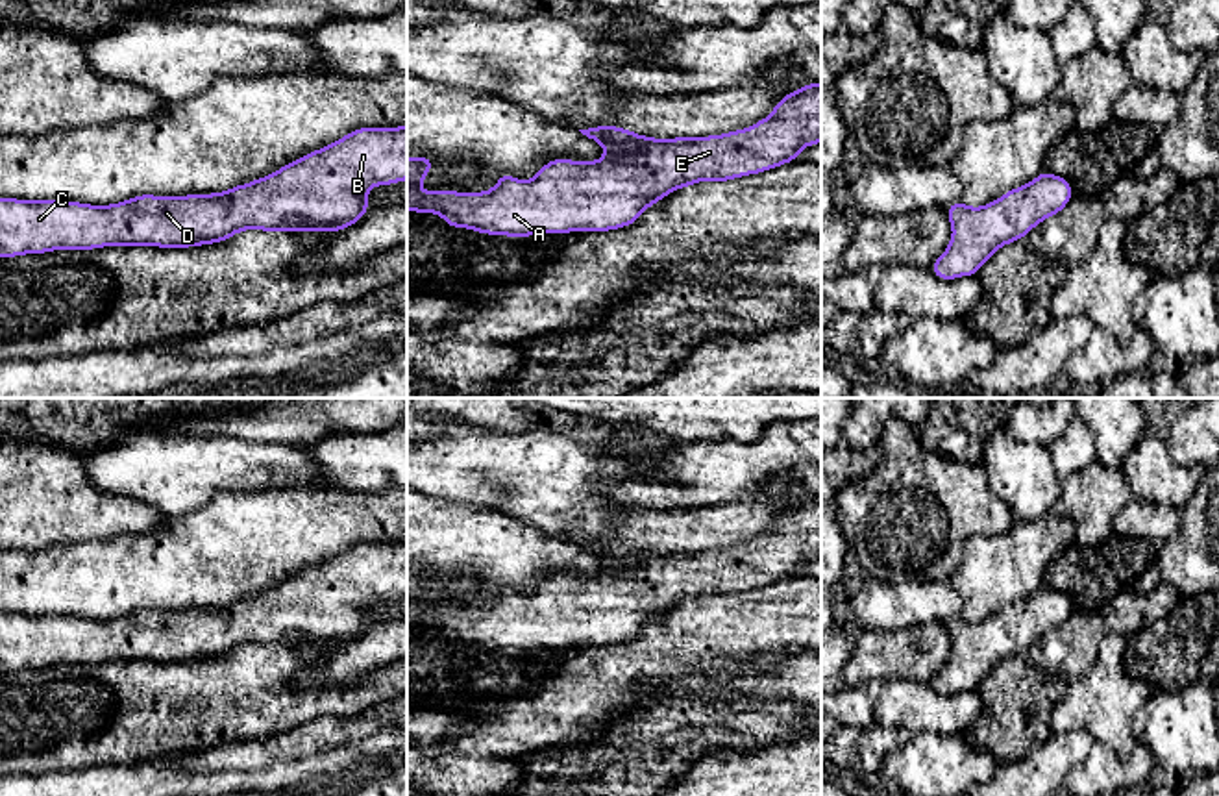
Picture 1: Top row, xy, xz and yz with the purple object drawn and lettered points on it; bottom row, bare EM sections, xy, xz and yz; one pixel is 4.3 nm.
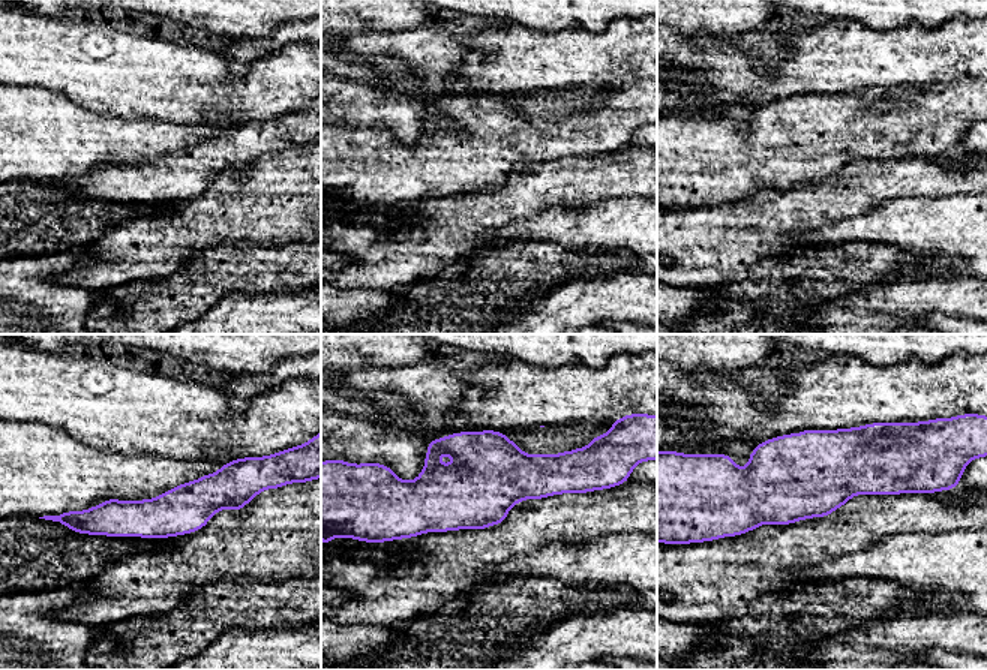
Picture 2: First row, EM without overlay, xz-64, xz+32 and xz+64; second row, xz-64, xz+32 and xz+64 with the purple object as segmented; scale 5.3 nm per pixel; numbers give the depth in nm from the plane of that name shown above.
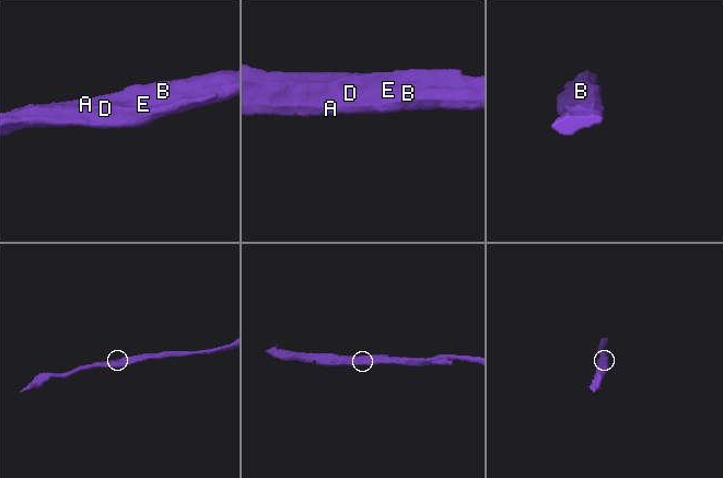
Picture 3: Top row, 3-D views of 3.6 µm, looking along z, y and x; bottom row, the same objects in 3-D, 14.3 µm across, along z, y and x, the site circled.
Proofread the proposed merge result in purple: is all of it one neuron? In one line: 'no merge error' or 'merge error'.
no merge error

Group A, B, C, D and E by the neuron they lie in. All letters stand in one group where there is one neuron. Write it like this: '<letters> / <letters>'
A B C D E

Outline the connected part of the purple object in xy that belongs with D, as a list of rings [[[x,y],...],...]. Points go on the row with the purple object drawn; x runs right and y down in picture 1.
[[[407,124],[357,128],[279,170],[224,193],[139,194],[111,205],[65,200],[0,198],[0,257],[102,246],[191,248],[224,243],[244,230],[342,231],[368,211],[368,191],[407,180]]]

